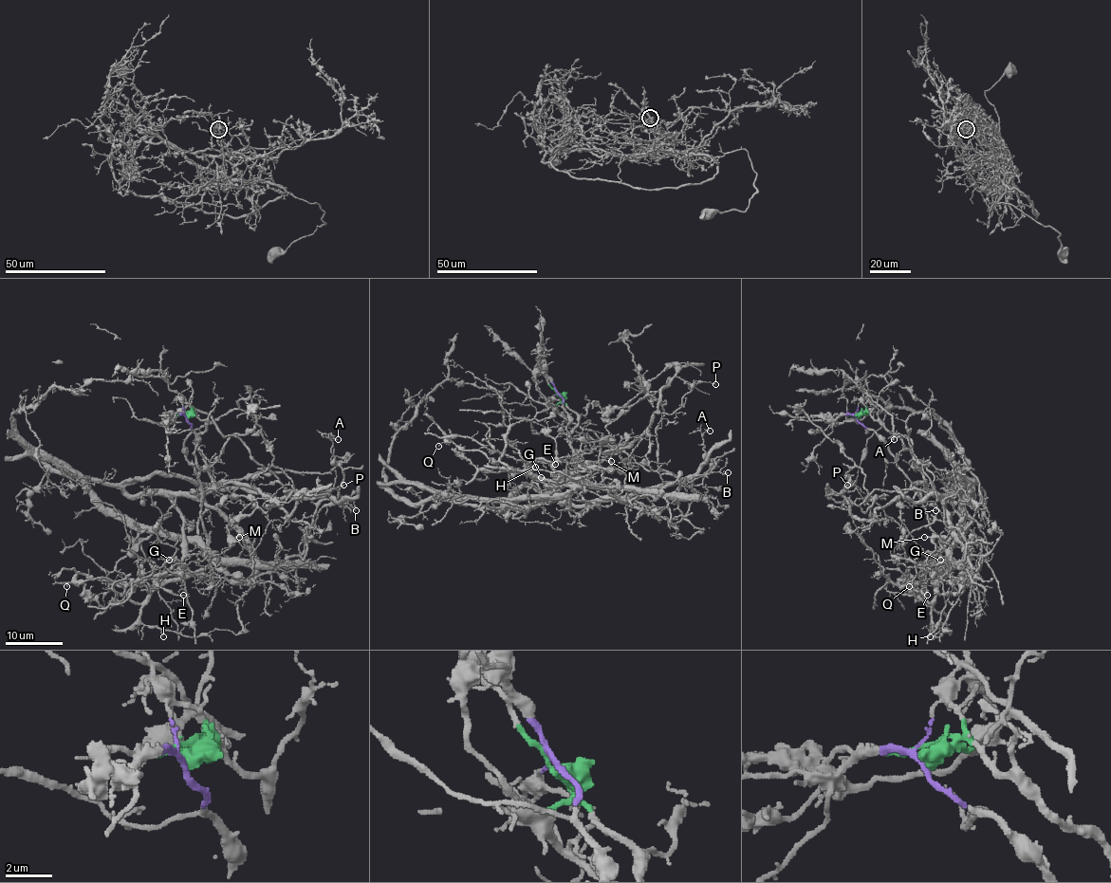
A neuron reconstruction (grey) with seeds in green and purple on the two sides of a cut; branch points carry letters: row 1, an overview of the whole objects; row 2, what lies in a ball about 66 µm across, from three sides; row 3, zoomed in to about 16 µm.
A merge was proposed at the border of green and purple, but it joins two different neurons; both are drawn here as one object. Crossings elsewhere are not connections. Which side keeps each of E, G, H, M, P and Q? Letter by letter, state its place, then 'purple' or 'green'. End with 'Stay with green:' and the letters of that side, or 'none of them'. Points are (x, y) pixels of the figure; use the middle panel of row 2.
E: (555, 464) | green
G: (541, 477) | purple
H: (535, 467) | purple
M: (611, 461) | purple
P: (715, 384) | green
Q: (438, 446) | purple
Stay with green: E, P

